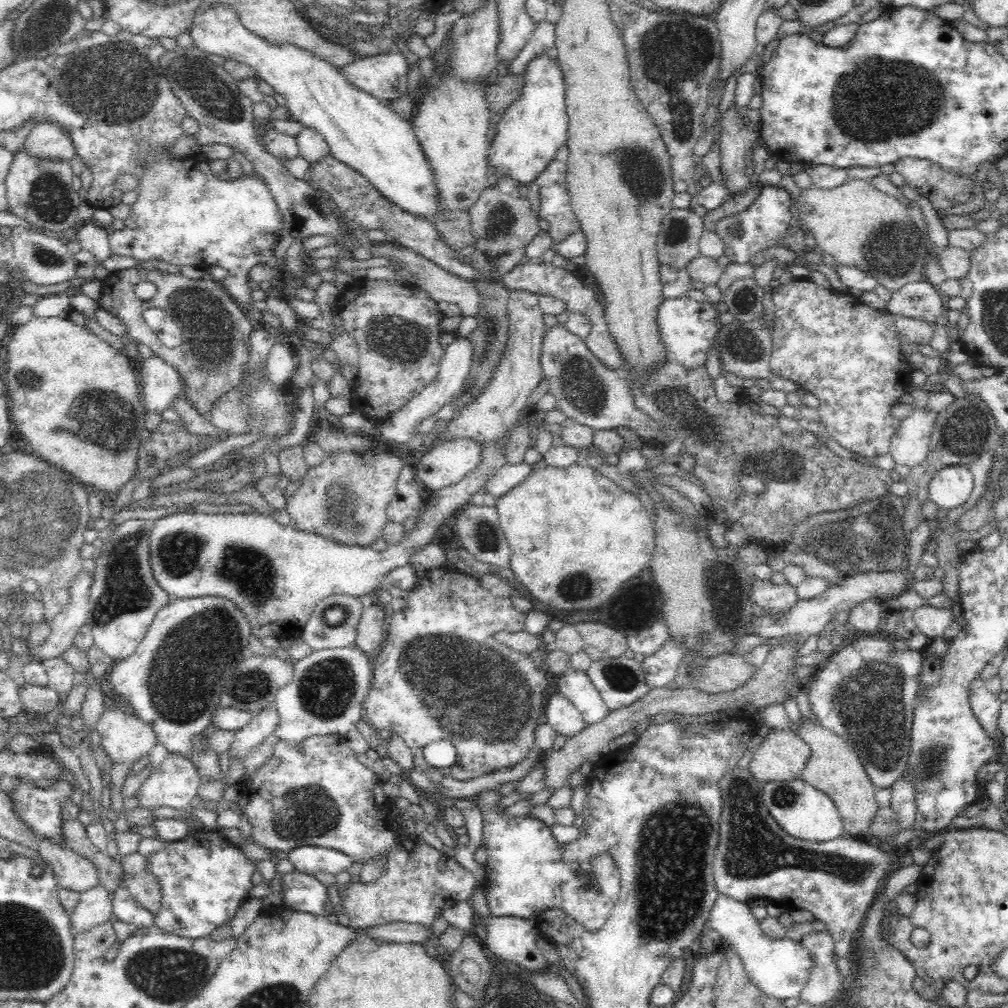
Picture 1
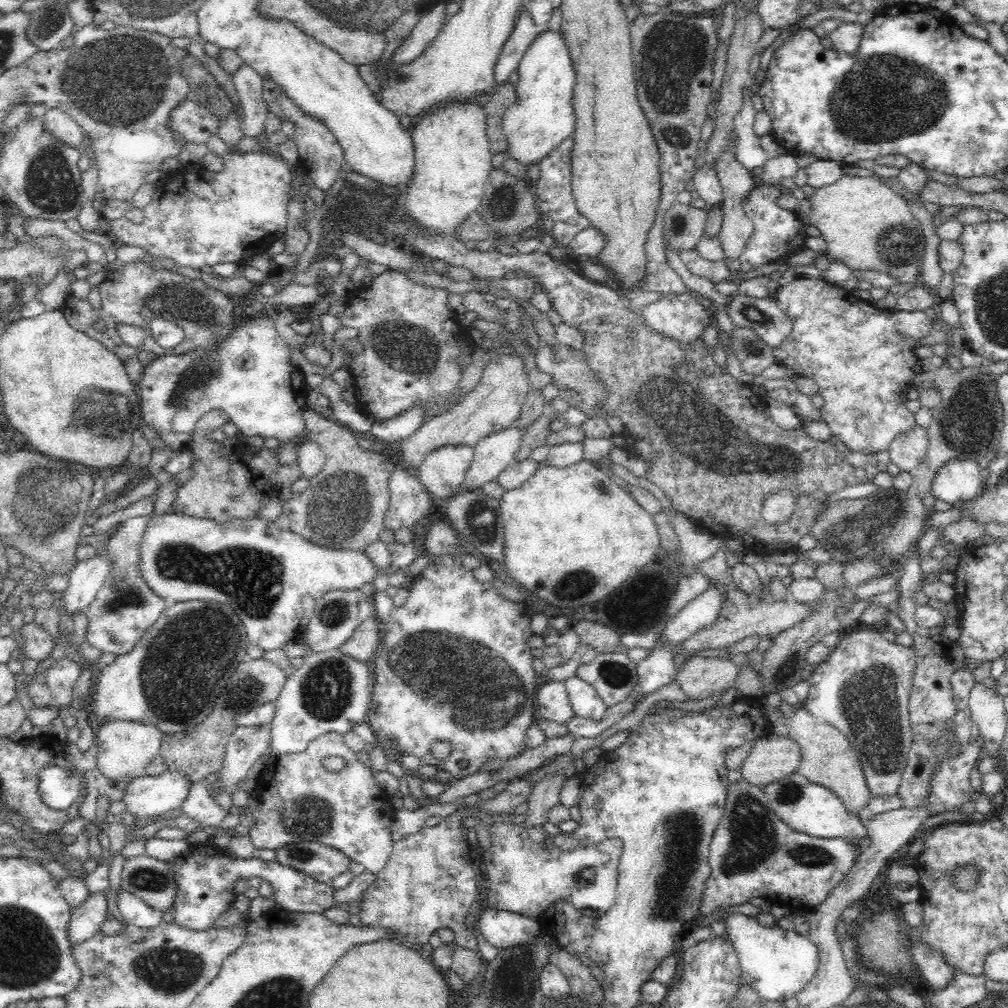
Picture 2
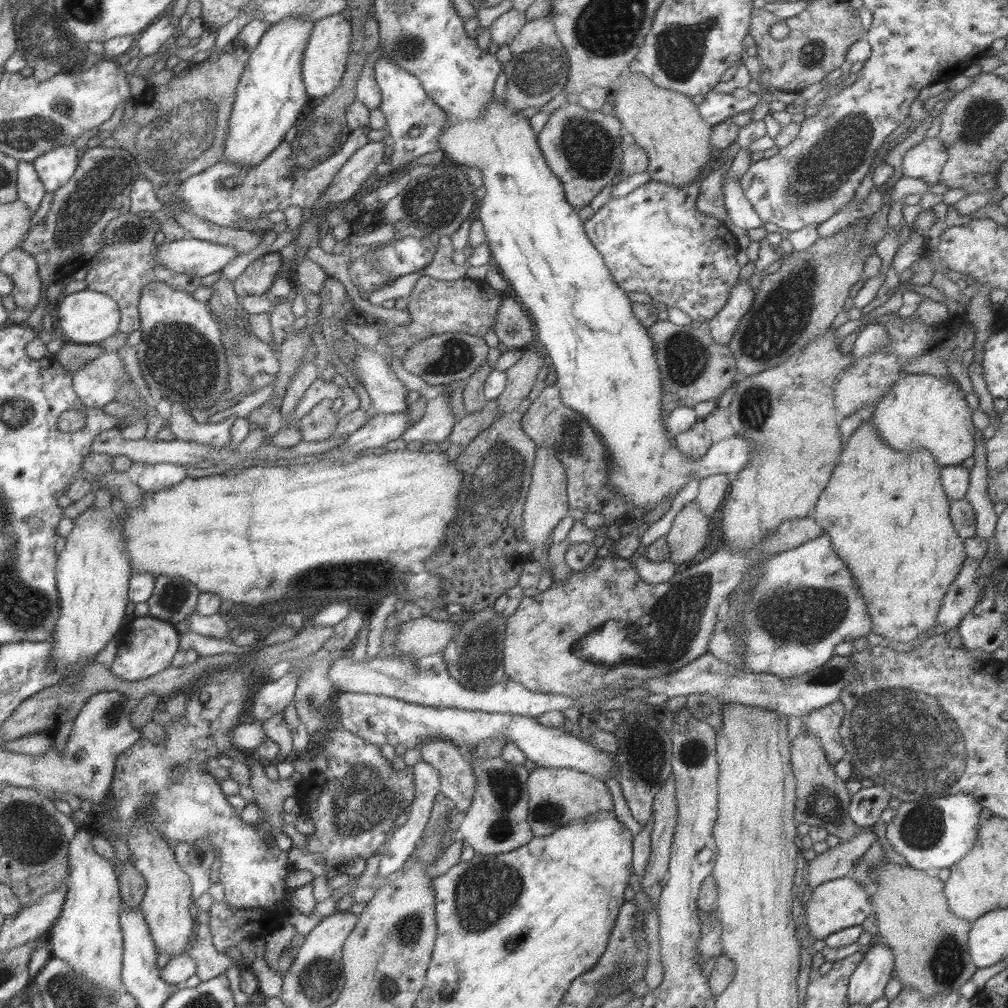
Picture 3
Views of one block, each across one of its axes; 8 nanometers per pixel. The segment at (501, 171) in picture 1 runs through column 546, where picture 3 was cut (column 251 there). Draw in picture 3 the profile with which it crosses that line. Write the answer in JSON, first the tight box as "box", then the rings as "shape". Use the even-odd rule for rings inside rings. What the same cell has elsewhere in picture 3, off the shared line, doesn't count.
{"box":[221,15,313,168],"shape":[[[289,15],[262,34],[235,89],[221,160],[247,168],[259,164],[283,142],[287,130],[301,117],[299,112],[309,100],[302,81],[301,61],[313,25],[312,20]]]}

